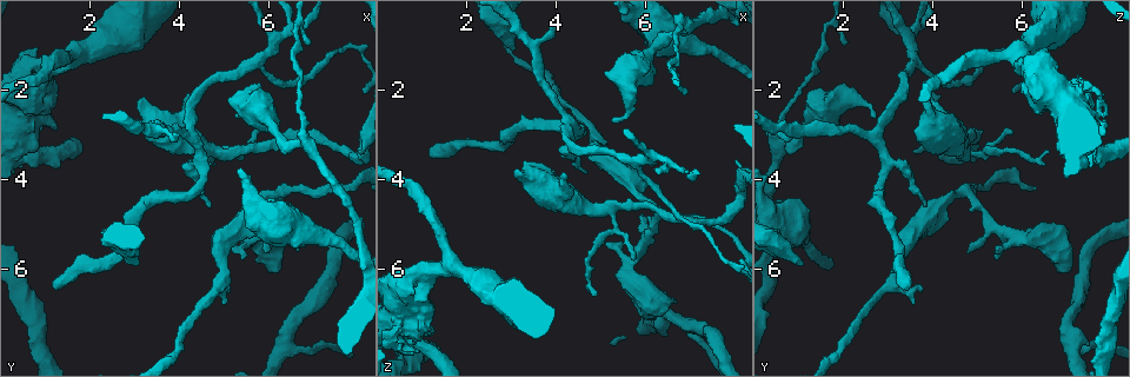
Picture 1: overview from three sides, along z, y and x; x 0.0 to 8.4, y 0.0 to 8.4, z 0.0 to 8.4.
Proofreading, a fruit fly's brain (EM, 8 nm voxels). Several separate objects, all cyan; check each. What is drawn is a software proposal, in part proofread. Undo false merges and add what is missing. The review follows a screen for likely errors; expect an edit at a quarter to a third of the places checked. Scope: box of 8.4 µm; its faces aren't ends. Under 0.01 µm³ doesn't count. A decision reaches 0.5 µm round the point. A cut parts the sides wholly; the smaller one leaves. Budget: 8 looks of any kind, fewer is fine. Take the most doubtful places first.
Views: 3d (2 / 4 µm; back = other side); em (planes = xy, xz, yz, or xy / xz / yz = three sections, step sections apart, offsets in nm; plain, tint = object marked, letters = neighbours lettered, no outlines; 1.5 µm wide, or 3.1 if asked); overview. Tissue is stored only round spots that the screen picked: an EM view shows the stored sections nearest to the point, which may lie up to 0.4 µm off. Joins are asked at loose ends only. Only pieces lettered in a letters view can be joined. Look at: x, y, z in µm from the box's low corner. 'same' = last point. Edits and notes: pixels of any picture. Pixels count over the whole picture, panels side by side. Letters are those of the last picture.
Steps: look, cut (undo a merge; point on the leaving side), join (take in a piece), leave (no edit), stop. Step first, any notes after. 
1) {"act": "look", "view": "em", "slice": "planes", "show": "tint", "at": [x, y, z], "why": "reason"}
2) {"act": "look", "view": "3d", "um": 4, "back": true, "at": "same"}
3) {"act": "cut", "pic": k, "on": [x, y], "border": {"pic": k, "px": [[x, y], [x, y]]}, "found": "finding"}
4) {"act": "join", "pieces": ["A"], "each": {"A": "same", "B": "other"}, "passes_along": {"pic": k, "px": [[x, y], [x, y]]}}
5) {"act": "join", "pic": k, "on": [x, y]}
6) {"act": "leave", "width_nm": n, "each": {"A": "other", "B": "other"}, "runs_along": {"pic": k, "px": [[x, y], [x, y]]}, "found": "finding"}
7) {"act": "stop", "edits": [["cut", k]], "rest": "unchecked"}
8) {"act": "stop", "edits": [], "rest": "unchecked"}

{"act": "look", "view": "3d", "um": 4, "at": [3.05, 5.90, 1.15], "why": "branch stops here"}

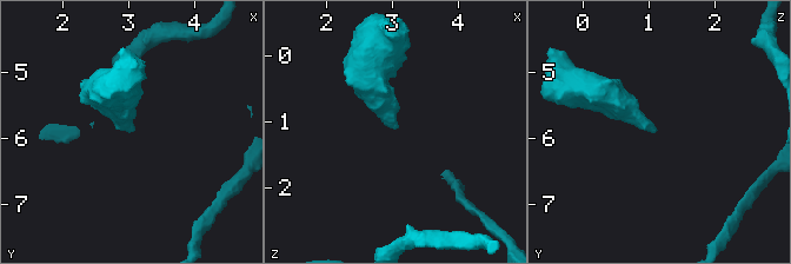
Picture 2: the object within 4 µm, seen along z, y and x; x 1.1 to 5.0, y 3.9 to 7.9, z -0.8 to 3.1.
{"act": "look", "view": "em", "slice": "planes", "show": "letters", "at": [3.05, 5.90, 1.10], "why": "need the tissue"}

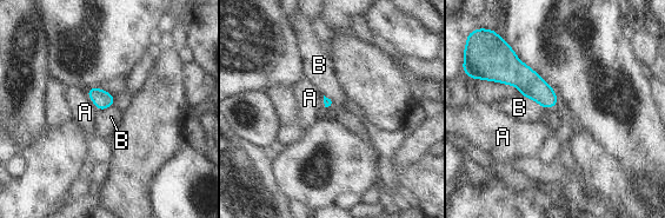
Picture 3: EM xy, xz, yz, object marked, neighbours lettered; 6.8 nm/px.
{"act": "leave", "each": {"A": "other", "B": "other"}, "border": {"pic": 3, "px": [[519, 94], [533, 99], [544, 108]]}, "found": "no lettered piece goes on from it"}

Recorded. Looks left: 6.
{"act": "look", "view": "3d", "um": 4, "at": [0.60, 3.10, 7.30], "why": "closes a loop"}

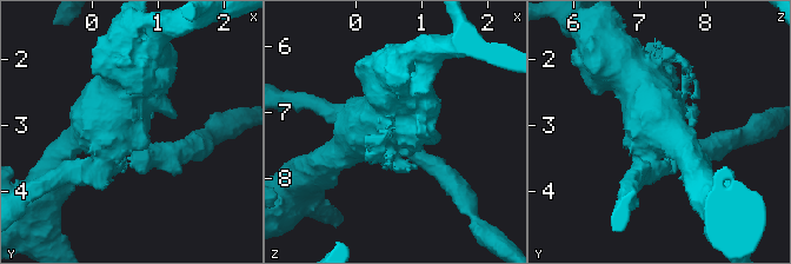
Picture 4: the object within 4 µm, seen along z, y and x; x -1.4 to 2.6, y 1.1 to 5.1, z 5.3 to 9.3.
{"act": "look", "view": "em", "slice": "planes", "show": "tint", "at": "same"}

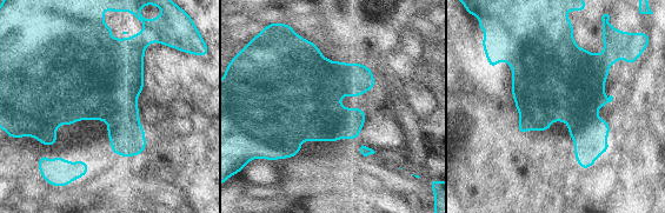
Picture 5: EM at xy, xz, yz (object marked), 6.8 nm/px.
{"act": "look", "view": "em", "slice": "planes", "show": "letters", "at": "same", "why": "see the neighbours"}

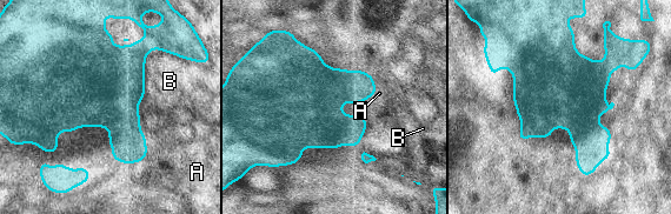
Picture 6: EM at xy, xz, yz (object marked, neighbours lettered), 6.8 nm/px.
{"act": "cut", "pic": 6, "on": [591, 145], "width_nm": 190, "each": {"A": "other", "B": "other"}, "found": "two neurons meet here"}

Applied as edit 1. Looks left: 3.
{"act": "look", "view": "3d", "um": 2, "at": [5.20, 3.40, 4.60], "why": "calibre changes"}

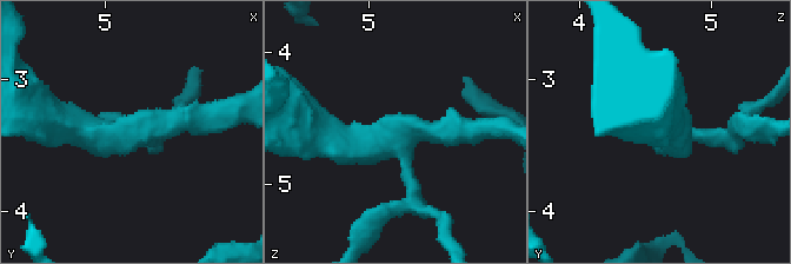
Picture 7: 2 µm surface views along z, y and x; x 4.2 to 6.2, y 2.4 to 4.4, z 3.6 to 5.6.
{"act": "look", "view": "em", "slice": "planes", "show": "tint", "at": [5.26, 3.42, 4.62]}

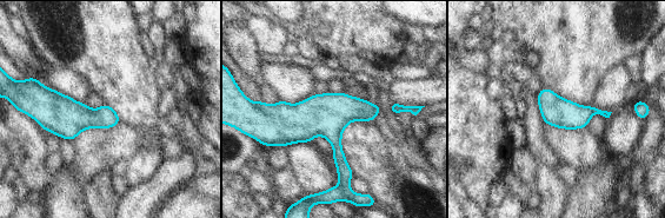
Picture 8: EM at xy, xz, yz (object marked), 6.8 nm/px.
{"act": "look", "view": "em", "slice": "planes", "show": "letters", "at": "same"}

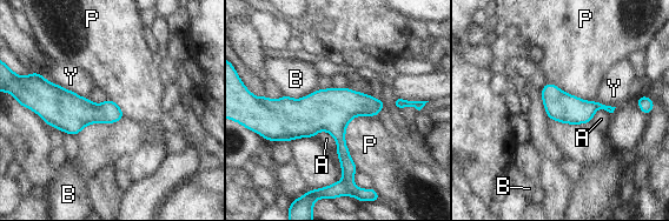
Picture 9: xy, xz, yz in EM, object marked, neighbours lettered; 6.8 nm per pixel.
{"act": "leave", "width_nm": 160, "each": {"A": "other", "B": "other", "P": "other", "Y": "other"}, "border": {"pic": 9, "px": [[377, 115], [346, 126], [358, 169]]}, "found": "one neuron here"}

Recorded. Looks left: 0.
{"act": "stop", "edits": [["cut", 6]], "rest": "unchecked"}

